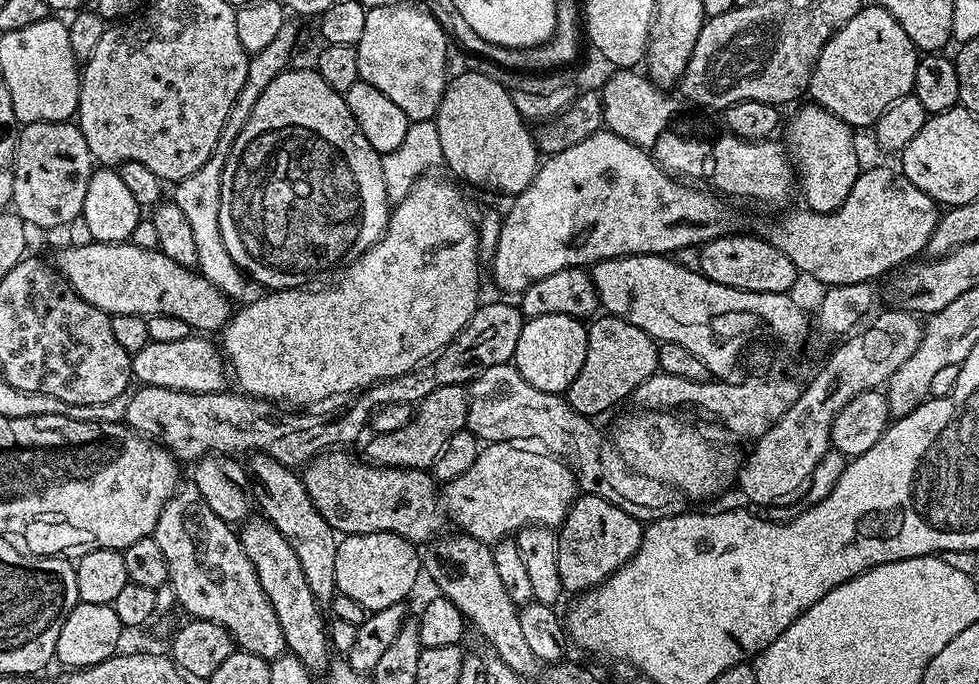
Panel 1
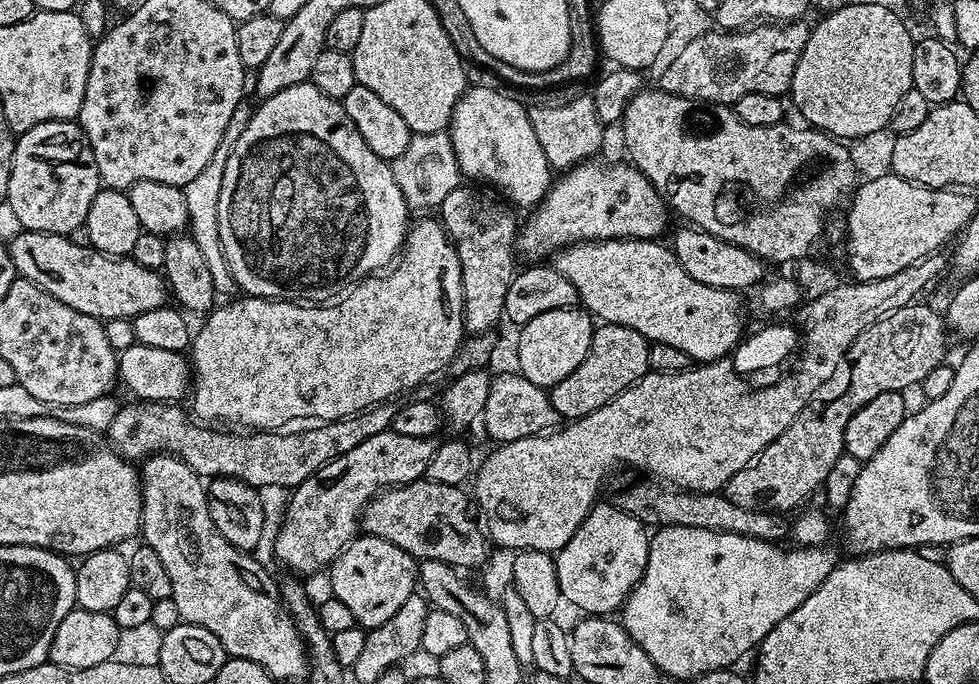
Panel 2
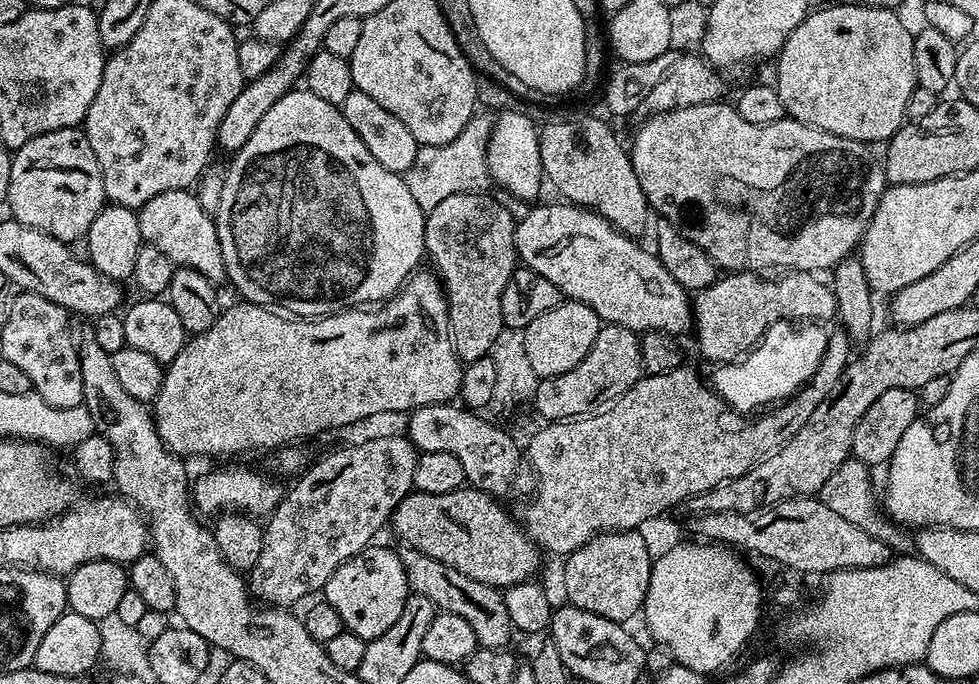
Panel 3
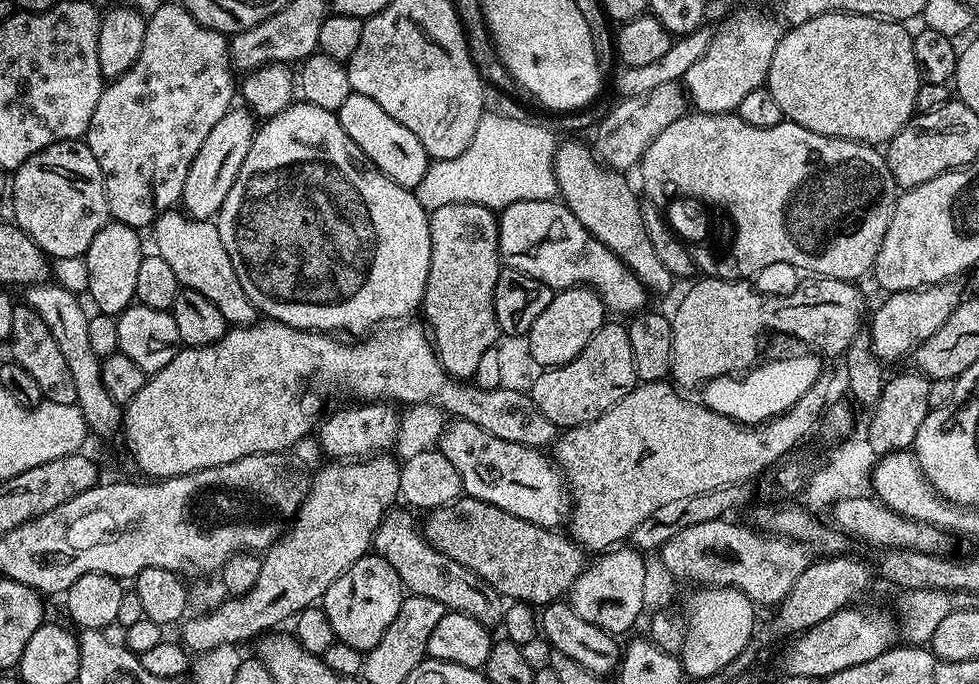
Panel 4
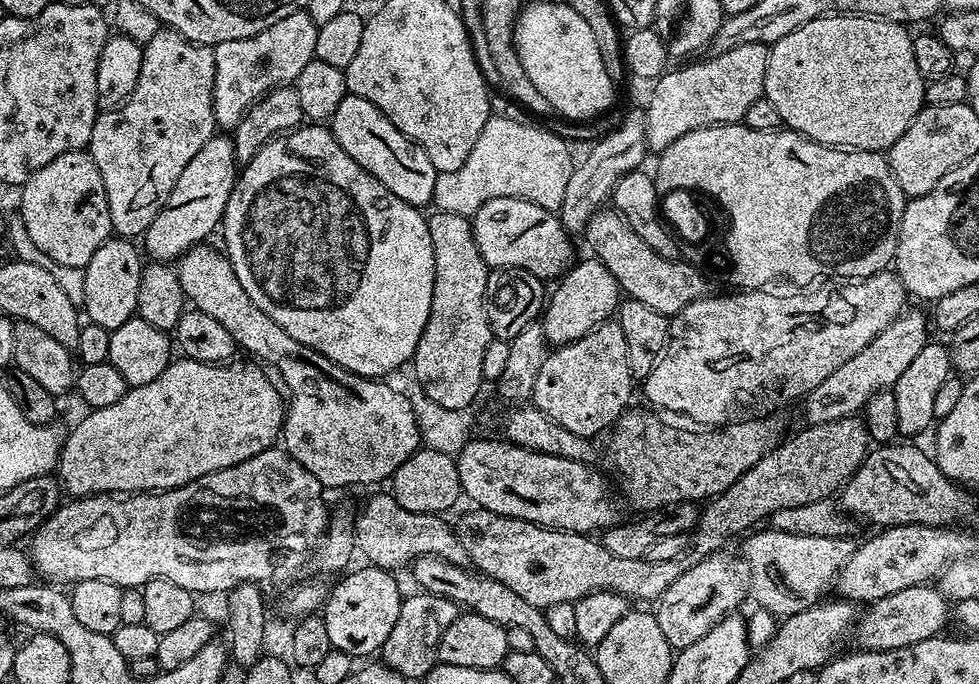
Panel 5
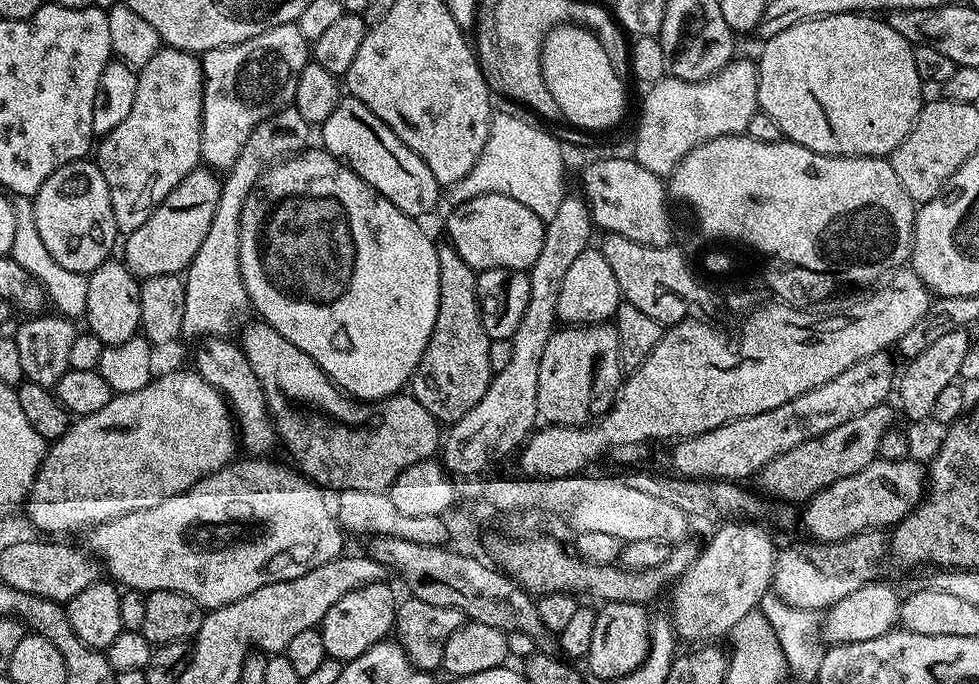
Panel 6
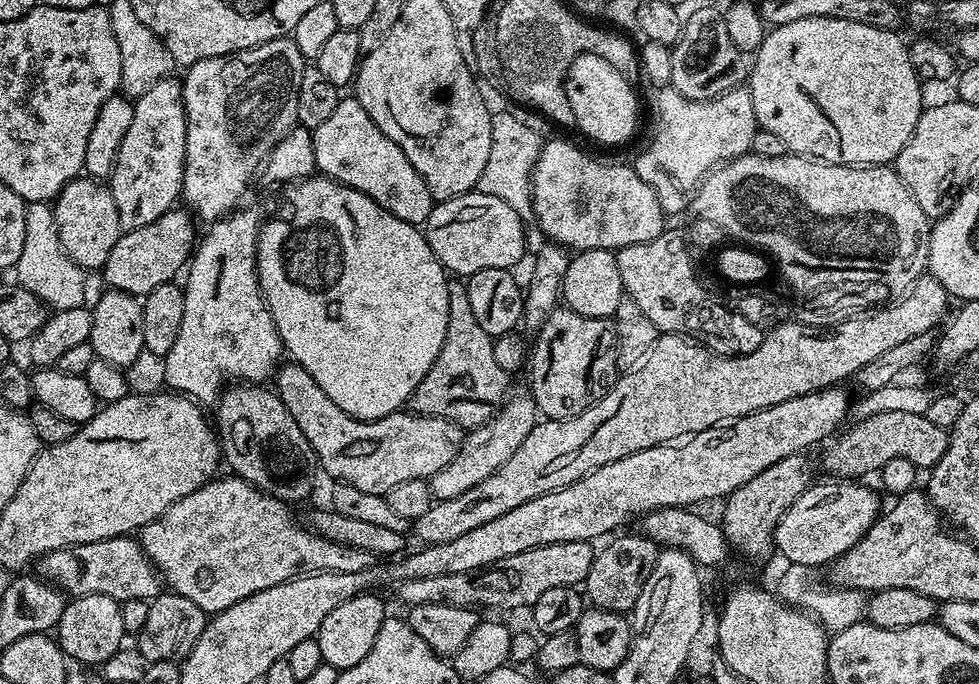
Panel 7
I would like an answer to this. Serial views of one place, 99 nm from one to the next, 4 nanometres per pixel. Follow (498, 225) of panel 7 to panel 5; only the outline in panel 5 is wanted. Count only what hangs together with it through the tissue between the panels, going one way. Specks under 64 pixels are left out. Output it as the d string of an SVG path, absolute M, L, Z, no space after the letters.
M490 198L471 217L472 233L478 242L478 250L482 258L488 264L489 269L494 268L521 268L532 272L541 278L559 278L572 267L574 255L572 256L573 237L564 229L564 223L560 221L559 215L551 208L543 208L529 200L522 198Z

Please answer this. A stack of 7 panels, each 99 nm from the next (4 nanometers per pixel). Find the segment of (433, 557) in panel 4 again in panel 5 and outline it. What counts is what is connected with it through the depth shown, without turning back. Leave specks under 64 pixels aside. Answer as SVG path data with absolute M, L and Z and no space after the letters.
M391 494L372 496L364 504L364 509L354 520L356 546L359 555L364 555L369 565L374 568L407 569L413 560L420 556L433 556L450 562L459 568L468 568L468 555L462 542L456 537L456 529L444 521L443 515L435 512L415 512L398 506Z

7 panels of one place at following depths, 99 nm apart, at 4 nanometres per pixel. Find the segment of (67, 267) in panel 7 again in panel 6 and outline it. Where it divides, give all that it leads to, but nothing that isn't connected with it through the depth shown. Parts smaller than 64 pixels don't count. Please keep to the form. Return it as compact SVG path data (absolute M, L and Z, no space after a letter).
M12 196L12 209L14 210L14 246L11 250L11 257L26 274L30 274L44 288L44 295L47 303L53 304L59 315L69 318L83 317L86 310L86 294L88 293L88 276L83 272L65 270L58 266L54 258L46 251L42 242L42 234L38 234L38 222L34 222L34 206L30 196Z

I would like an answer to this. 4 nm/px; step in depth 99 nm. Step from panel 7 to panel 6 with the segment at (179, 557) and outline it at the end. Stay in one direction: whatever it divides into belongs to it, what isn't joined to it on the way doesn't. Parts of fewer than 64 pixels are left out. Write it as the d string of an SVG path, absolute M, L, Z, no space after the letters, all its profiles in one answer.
M264 458L243 459L237 459L235 462L227 464L226 467L219 468L214 474L199 480L190 490L186 490L174 498L166 498L166 502L162 502L158 506L150 506L146 510L134 510L130 514L116 516L113 520L108 520L106 523L99 525L95 529L96 549L94 549L94 552L103 562L107 573L109 570L112 574L111 579L125 589L145 594L154 590L174 590L178 594L186 594L190 598L194 598L194 602L198 602L201 608L211 610L226 606L230 602L238 602L238 598L246 598L246 594L254 594L254 590L258 590L267 584L291 580L294 575L292 560L288 557L291 552L304 551L303 567L305 569L317 568L326 562L337 560L345 551L344 539L346 539L346 536L340 527L340 523L336 521L336 513L329 497L328 500L324 497L327 496L325 489L313 484L307 476L291 467L288 469L283 468L280 464L267 464L269 461Z

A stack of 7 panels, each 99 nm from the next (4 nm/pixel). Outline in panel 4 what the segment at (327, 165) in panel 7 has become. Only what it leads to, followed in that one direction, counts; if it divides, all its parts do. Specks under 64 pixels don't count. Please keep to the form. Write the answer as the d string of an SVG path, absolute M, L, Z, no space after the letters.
M353 92L350 98L346 98L346 102L342 102L338 115L342 130L346 130L346 134L350 134L354 142L358 142L358 150L362 150L362 154L366 154L366 158L370 158L370 162L374 162L374 166L382 170L382 174L386 174L403 188L414 190L418 182L422 182L430 163L426 146L422 146L422 142L418 142L417 136L406 130L402 122L394 122L394 118L390 118L390 114L386 114L386 110L378 106L378 102Z

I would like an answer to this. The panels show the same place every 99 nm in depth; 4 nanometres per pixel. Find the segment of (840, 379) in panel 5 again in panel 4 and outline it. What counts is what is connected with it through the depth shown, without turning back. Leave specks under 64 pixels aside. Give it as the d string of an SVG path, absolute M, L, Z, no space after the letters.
M945 282L934 284L927 288L915 288L905 292L889 292L883 298L884 301L876 308L876 313L871 313L870 335L872 337L872 349L881 362L888 360L900 360L903 356L911 357L918 345L926 342L950 314L960 305L962 293L959 283Z

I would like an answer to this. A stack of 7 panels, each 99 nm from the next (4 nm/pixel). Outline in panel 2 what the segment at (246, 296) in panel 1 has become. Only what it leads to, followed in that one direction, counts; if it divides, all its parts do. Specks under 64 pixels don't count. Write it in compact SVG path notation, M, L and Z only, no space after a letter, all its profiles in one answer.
M241 102L234 110L234 118L226 125L226 130L222 134L222 142L218 142L218 147L214 149L214 155L210 162L190 182L182 185L184 197L186 198L186 214L188 215L188 227L191 238L198 242L198 250L208 263L210 274L214 281L217 293L235 293L237 291L236 279L232 277L230 266L226 262L226 254L222 250L222 242L218 234L218 198L222 195L222 177L226 174L226 162L230 162L230 154L234 154L234 146L238 143L238 138L242 138L242 130L246 130L246 122L252 117L253 109L247 108L247 103Z

